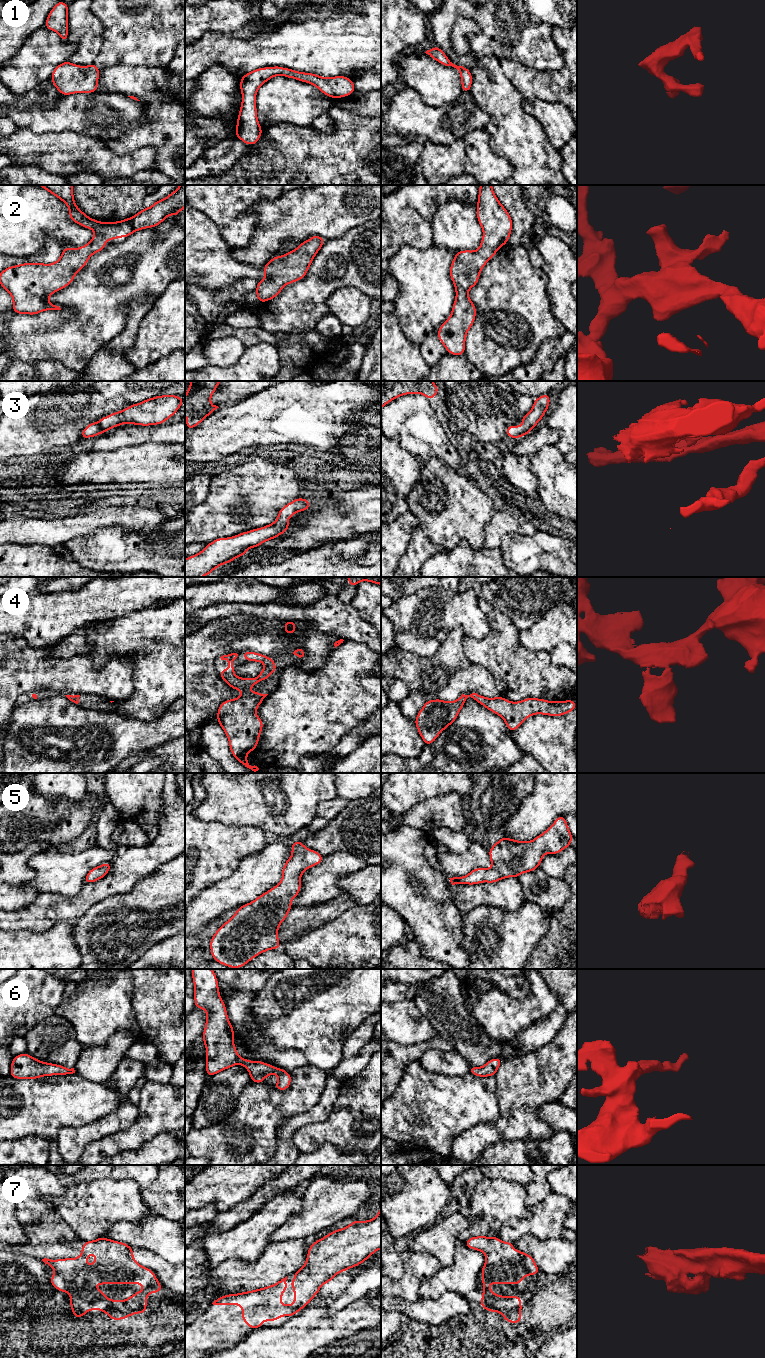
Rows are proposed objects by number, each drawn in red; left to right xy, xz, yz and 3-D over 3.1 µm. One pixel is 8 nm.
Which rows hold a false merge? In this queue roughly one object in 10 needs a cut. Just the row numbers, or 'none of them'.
none of them

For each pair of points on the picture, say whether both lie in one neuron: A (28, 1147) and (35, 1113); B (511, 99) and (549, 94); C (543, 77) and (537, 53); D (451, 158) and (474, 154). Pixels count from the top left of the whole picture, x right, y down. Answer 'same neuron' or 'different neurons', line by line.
A: different neurons
B: different neurons
C: different neurons
D: different neurons

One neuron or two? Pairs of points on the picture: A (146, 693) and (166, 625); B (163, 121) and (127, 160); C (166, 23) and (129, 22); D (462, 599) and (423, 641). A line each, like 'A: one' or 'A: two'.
A: one
B: two
C: one
D: one

